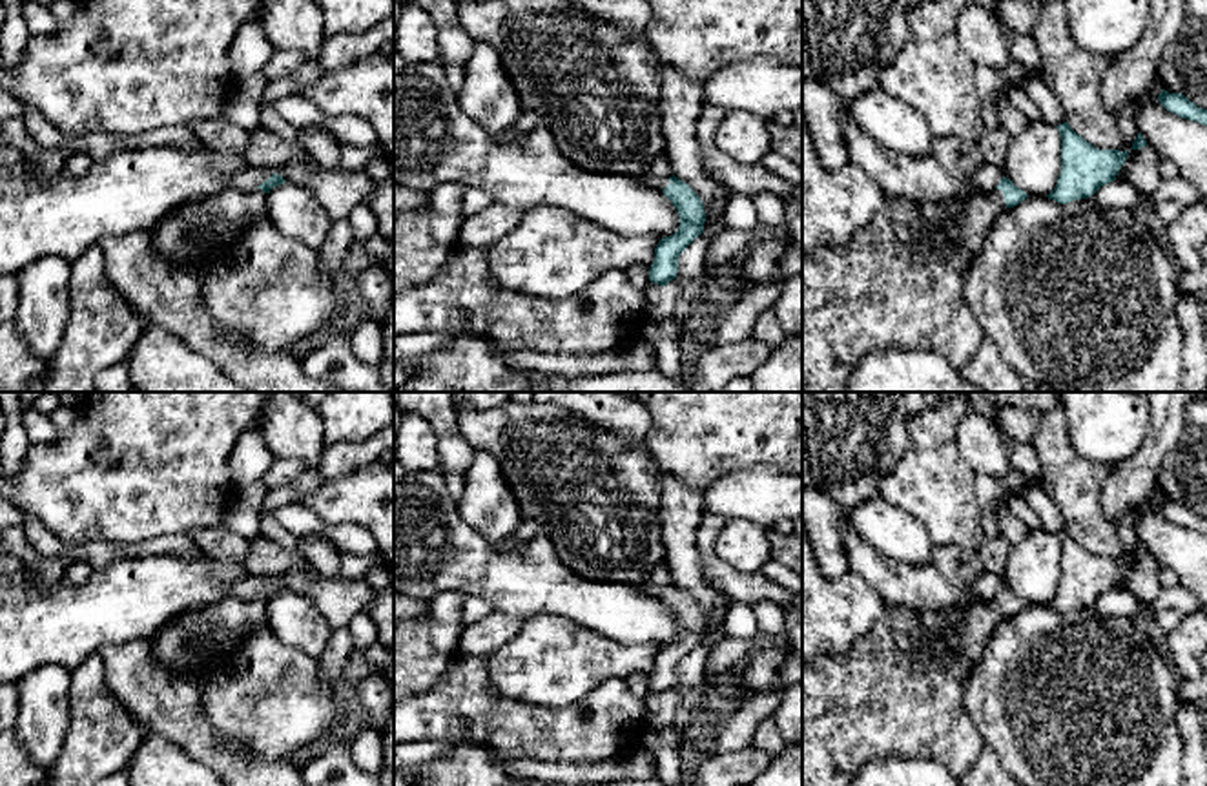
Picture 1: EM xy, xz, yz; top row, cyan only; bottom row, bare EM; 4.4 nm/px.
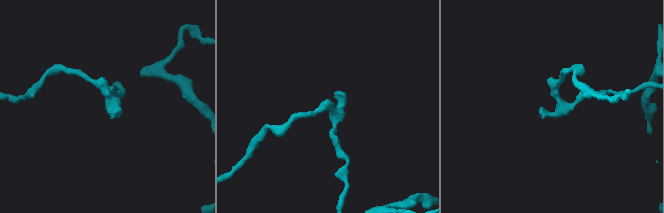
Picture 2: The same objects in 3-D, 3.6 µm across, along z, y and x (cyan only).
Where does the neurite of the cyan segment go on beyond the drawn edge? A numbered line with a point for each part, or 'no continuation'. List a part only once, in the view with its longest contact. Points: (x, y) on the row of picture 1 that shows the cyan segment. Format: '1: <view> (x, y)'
1: yz (897, 283)

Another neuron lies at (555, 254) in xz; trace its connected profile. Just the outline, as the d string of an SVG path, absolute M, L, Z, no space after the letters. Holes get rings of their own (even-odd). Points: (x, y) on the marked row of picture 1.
M527 208L520 222L489 253L490 274L500 286L545 299L580 294L602 274L627 274L633 264L647 270L655 261L656 235L618 235L576 213Z

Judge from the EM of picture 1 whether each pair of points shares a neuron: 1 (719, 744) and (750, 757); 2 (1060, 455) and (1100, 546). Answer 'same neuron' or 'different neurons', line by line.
1: different neurons
2: same neuron

